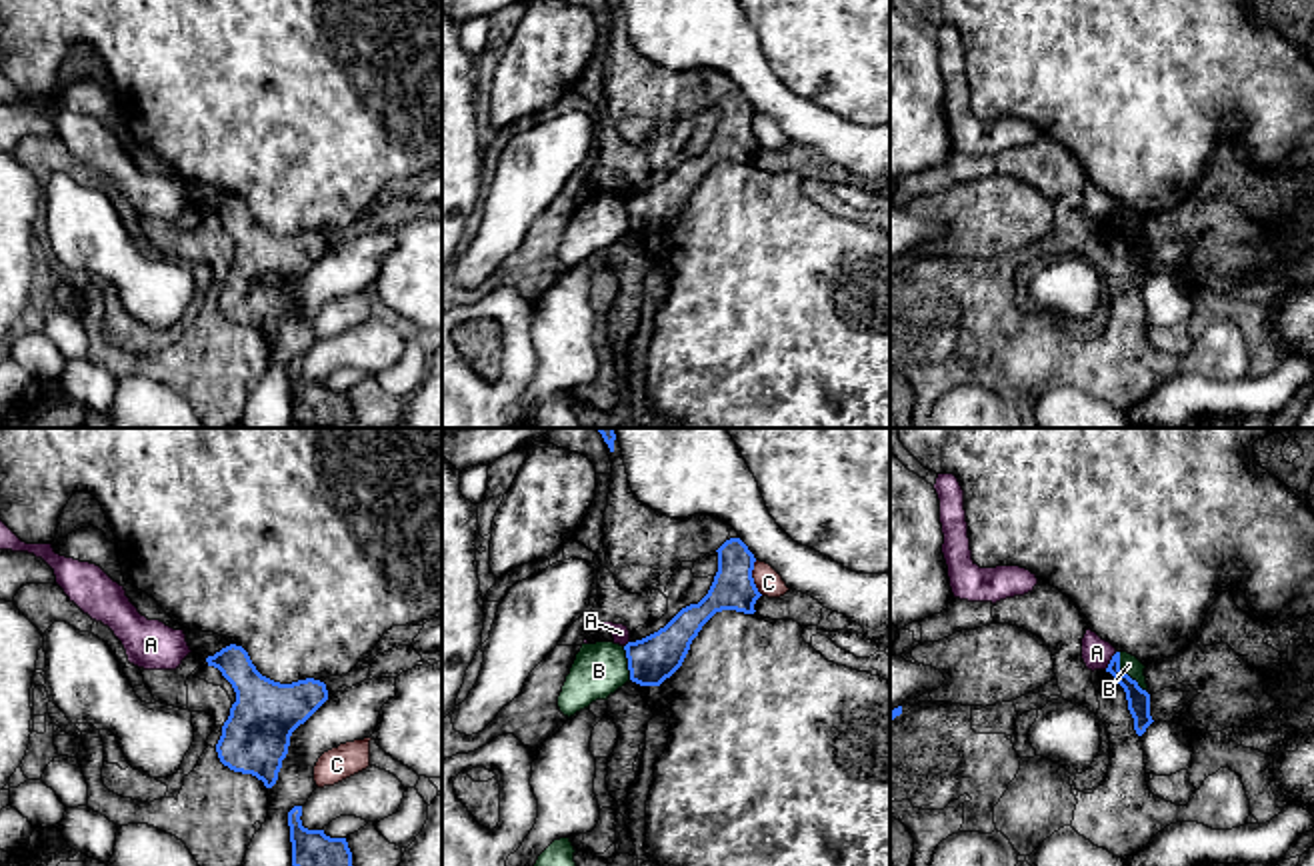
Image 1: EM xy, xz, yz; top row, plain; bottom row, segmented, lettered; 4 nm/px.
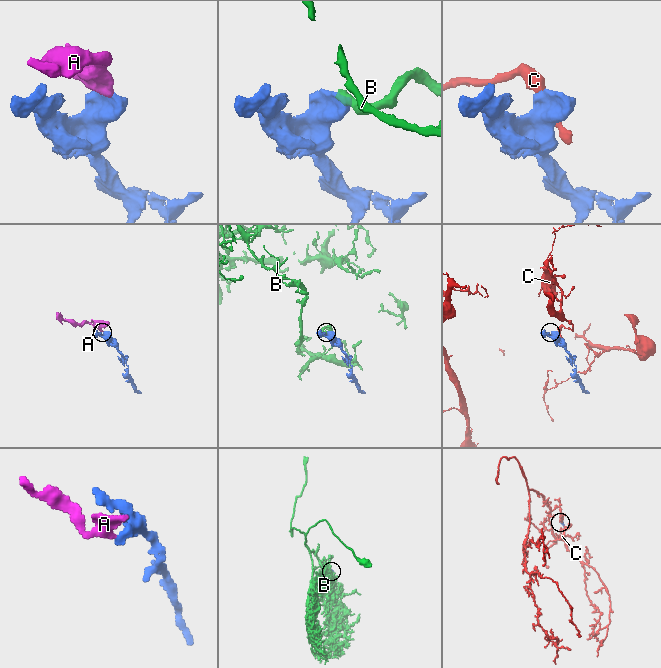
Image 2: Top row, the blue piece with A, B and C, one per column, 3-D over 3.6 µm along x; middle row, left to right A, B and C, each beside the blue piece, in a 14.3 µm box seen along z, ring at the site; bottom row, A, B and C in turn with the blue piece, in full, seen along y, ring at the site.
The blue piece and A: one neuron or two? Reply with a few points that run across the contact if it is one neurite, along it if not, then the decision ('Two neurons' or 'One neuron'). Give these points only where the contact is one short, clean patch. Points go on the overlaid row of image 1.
Line: yz (1116, 652), (1104, 668). Two neurons

